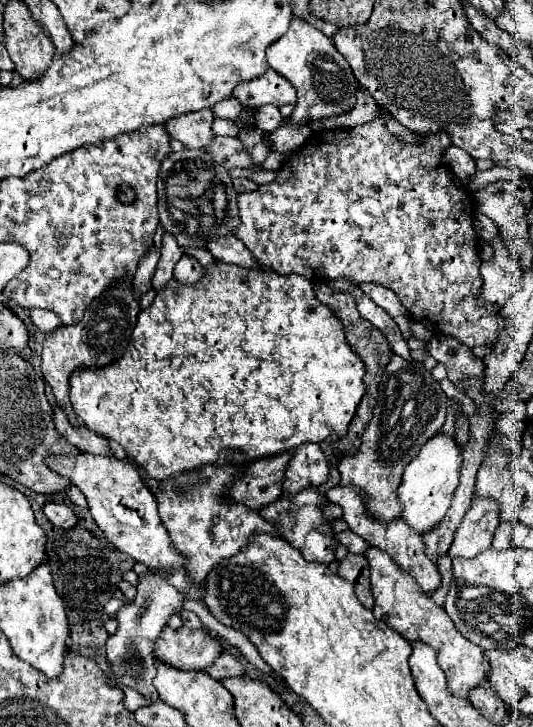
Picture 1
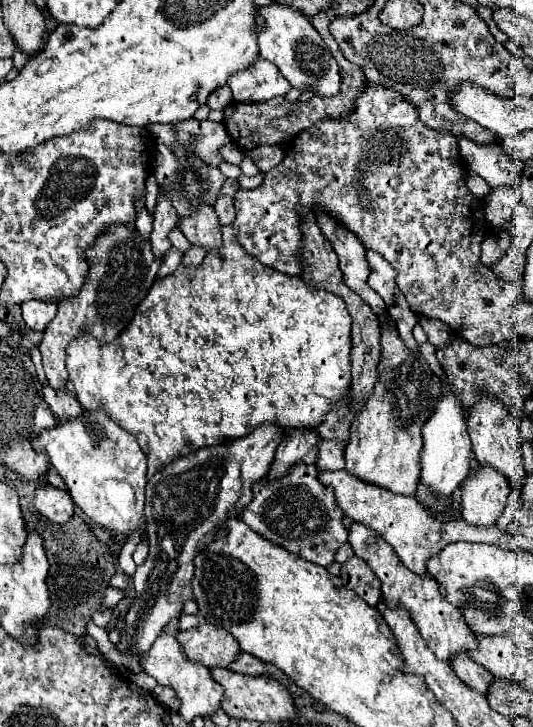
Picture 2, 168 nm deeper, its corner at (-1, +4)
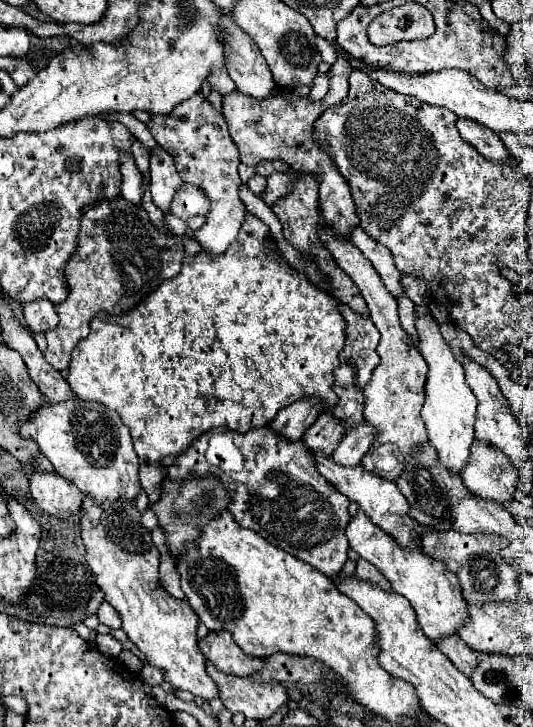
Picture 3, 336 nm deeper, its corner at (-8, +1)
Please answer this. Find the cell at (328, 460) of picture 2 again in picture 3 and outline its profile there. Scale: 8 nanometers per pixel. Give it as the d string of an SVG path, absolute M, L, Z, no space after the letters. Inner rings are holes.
M366 421L360 423L358 427L354 427L346 437L344 441L338 445L338 449L334 451L334 461L336 463L342 463L346 467L352 467L352 465L358 465L362 461L362 457L368 453L370 445L374 443L376 439L376 433L378 429L368 425Z

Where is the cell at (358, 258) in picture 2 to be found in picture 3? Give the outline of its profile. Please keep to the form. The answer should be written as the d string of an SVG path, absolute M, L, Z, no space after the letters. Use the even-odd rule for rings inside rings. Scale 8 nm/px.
M338 59L328 71L330 89L322 101L300 97L292 89L286 89L286 87L276 87L274 93L268 95L266 99L254 99L250 95L240 93L238 89L222 95L222 115L228 123L234 143L238 145L240 161L244 165L254 167L262 159L280 159L280 161L288 161L288 165L292 167L300 167L302 171L314 173L320 183L320 211L322 211L324 223L344 237L348 237L350 231L358 225L356 207L354 207L346 179L340 175L332 157L314 139L314 121L326 109L338 105L348 95L350 73L352 71L346 59Z

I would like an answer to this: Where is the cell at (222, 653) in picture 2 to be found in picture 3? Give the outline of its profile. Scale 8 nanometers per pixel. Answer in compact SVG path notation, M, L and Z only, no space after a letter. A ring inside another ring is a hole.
M212 631L198 643L200 651L208 661L212 661L222 673L250 677L260 671L266 663L264 657L246 655L232 639L230 631Z

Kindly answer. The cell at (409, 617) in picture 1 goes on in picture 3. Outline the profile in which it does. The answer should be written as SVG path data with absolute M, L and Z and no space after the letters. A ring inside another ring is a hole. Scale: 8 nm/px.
M358 511L346 525L346 537L350 547L366 561L376 565L380 573L392 583L392 591L404 595L416 611L416 621L422 631L436 641L442 635L452 635L466 623L466 601L462 599L462 587L452 571L442 561L434 561L422 549L404 549L388 533L370 521L364 511Z

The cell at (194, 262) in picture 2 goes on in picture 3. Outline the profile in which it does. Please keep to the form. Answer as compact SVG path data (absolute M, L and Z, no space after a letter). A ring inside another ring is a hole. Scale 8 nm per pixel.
M198 91L184 103L178 103L170 115L152 115L146 123L152 137L170 155L174 155L176 169L184 183L196 183L210 197L210 213L206 223L194 233L196 241L212 255L220 255L228 249L246 219L246 207L240 199L238 147L228 133L224 117L212 107L212 103Z

